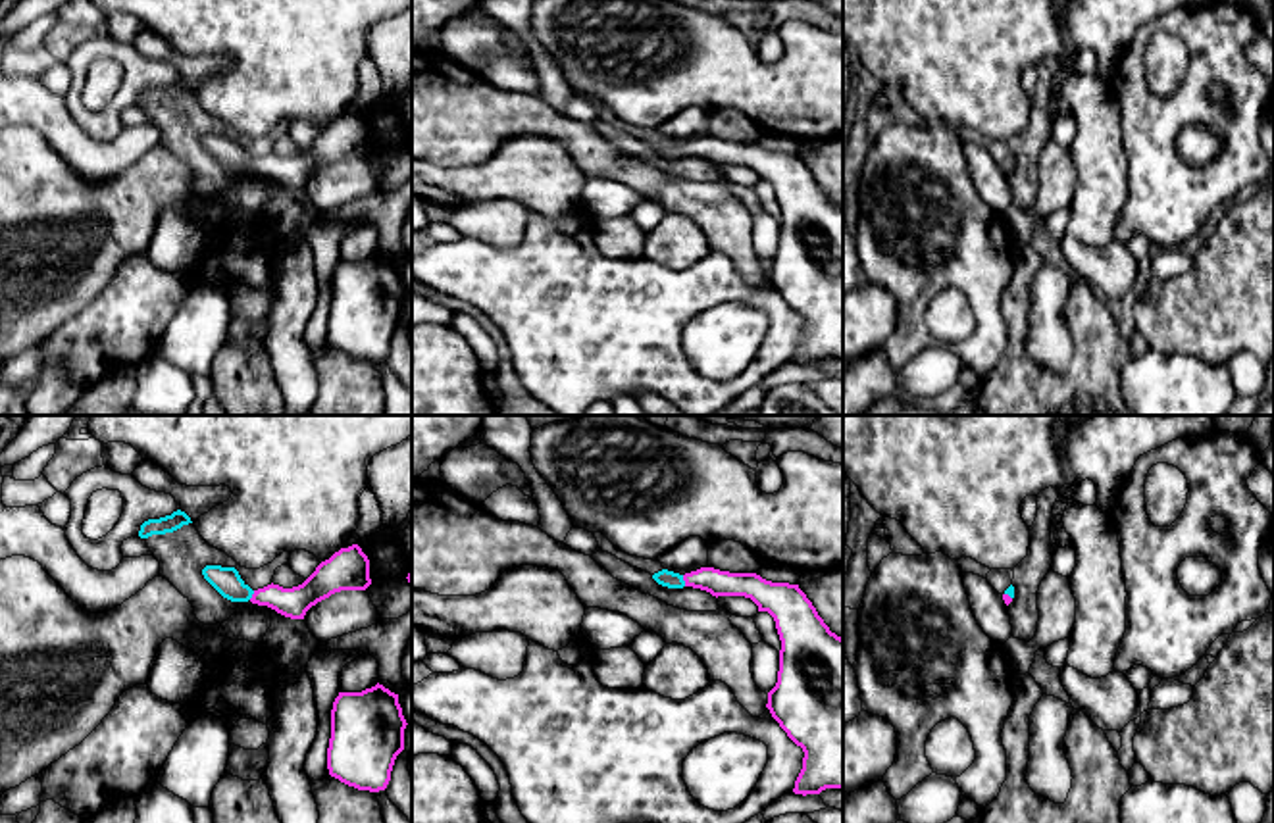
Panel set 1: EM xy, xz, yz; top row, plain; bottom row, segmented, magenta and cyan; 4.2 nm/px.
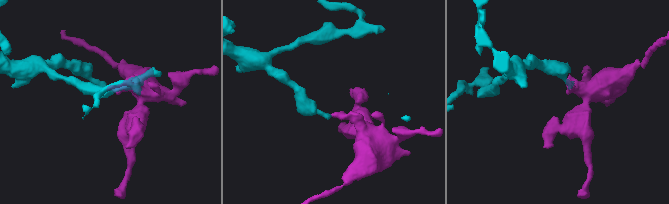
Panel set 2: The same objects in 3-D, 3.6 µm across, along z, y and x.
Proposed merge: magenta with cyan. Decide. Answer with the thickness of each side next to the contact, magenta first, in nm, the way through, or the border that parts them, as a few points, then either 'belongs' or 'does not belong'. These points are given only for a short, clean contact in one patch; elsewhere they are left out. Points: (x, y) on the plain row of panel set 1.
calibres 110 and 70 nm; way xz (718, 152), (711, 149), (684, 149), (664, 147); belongs

